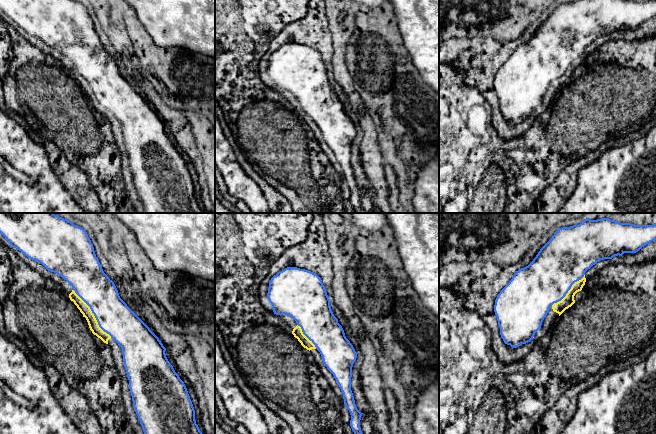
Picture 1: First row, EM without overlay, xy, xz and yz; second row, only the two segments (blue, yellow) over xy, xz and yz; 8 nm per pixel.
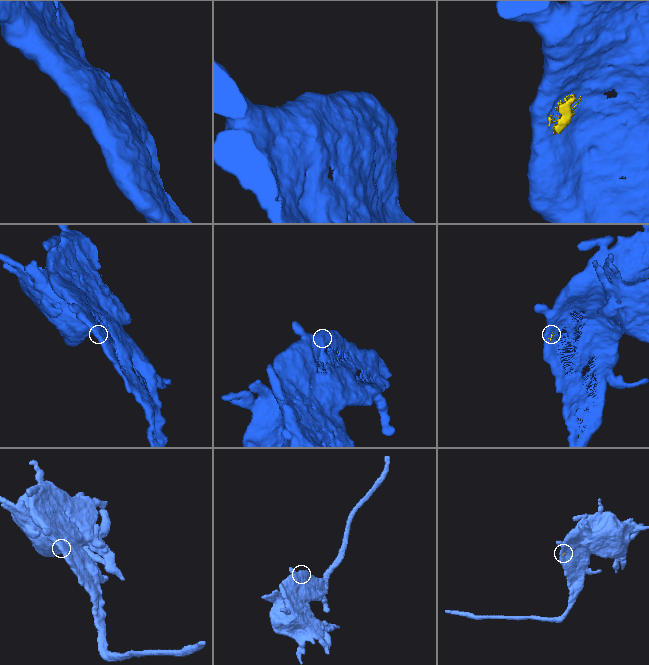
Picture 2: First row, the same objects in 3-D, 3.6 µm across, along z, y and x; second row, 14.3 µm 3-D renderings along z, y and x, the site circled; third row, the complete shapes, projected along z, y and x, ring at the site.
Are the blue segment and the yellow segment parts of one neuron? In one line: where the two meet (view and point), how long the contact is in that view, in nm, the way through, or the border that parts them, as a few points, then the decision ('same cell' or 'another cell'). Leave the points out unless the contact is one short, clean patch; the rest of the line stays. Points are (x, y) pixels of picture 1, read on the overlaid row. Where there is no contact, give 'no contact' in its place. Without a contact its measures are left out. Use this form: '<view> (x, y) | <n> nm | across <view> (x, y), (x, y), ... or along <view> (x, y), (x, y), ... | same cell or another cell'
xy (93, 313) | 500 nm | same cell

